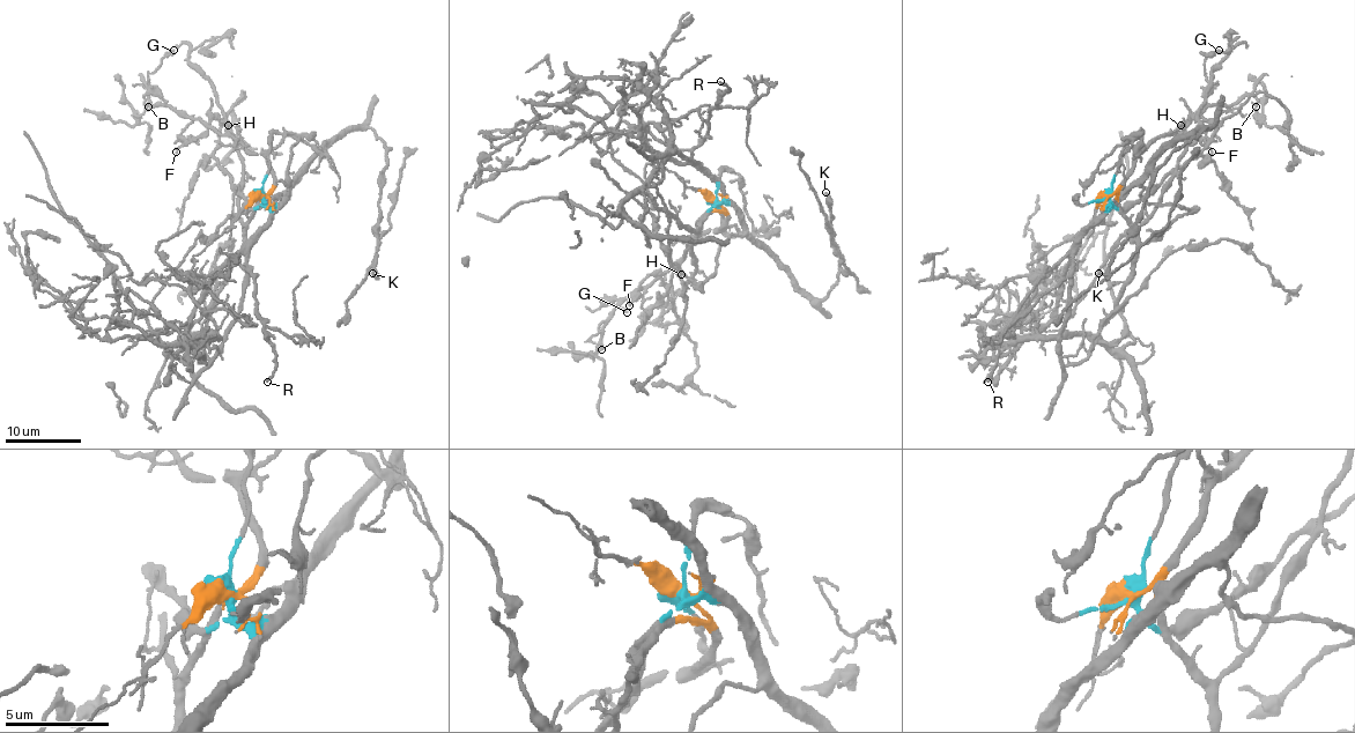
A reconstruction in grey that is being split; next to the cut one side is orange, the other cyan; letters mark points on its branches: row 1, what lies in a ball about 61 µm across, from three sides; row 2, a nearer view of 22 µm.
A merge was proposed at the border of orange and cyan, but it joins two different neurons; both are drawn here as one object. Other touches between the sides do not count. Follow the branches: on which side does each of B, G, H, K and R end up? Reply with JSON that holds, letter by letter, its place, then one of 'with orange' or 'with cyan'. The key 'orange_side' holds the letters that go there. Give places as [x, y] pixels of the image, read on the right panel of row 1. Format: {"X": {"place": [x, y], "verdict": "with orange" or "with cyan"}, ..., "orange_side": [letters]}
{"B": {"place": [1256, 106], "verdict": "with orange"}, "G": {"place": [1219, 50], "verdict": "with orange"}, "H": {"place": [1181, 125], "verdict": "with orange"}, "K": {"place": [1098, 273], "verdict": "with cyan"}, "R": {"place": [987, 382], "verdict": "with cyan"}, "orange_side": ["B", "G", "H"]}

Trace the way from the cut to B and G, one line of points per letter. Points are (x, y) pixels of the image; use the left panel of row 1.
B: (260, 194), (268, 194), (274, 183), (260, 153), (249, 153), (204, 121), (153, 105), (145, 95), (148, 106)
G: (260, 194), (268, 194), (274, 183), (266, 158), (170, 106), (148, 84), (147, 74), (173, 50)

